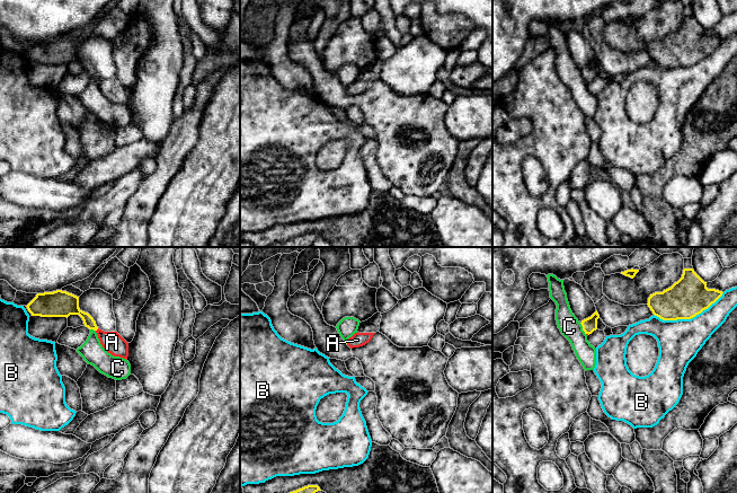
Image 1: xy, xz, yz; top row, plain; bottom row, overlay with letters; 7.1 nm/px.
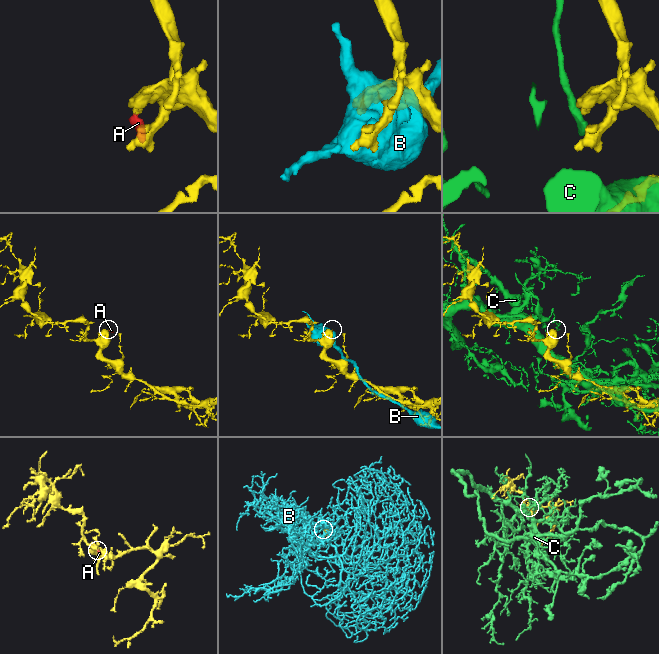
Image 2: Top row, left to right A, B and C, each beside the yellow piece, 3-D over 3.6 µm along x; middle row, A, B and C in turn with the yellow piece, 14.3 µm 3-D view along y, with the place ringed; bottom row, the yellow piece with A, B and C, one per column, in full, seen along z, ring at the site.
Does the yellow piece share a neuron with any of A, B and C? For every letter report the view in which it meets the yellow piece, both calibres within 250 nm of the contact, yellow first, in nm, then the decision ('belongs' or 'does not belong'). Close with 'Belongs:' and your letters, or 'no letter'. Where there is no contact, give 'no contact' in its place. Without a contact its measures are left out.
A: yz | 100/20 nm | belongs
B: yz | 280/300 nm | does not belong
C: yz | 100/150 nm | does not belong
Belongs: A

